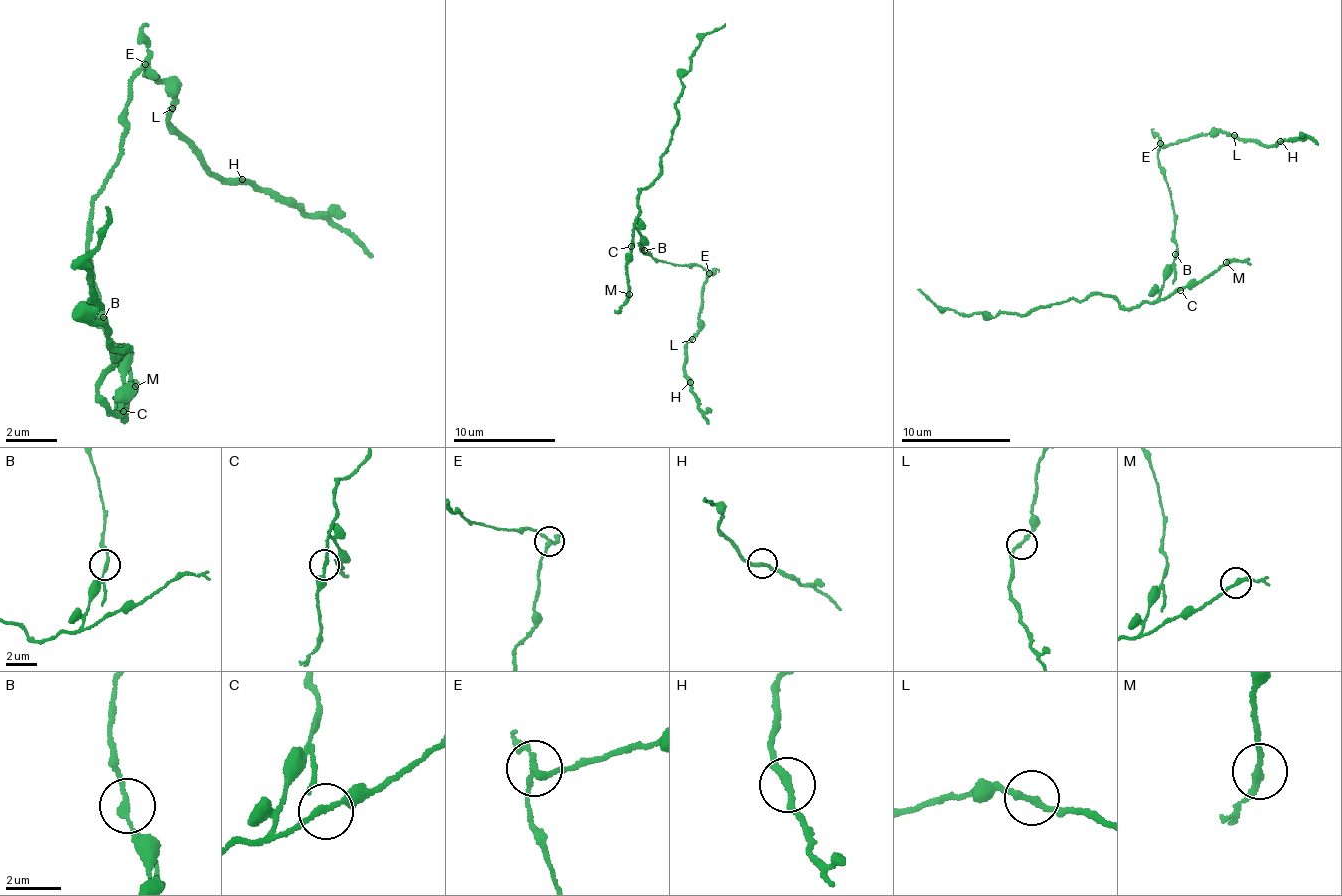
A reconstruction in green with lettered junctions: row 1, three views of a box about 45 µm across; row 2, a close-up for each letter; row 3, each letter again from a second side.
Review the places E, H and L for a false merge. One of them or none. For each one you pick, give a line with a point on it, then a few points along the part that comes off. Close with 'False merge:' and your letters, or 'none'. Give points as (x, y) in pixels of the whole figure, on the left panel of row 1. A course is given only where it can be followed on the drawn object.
E: Place: (145, 64). Course of the part to remove: (143, 65), (89, 287), (126, 420), (105, 408), (130, 349), (104, 343), (86, 294), (108, 208)
False merge: E

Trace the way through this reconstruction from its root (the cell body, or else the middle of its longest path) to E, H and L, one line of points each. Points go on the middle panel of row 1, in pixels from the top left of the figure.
E: (645, 251), (660, 262), (680, 266), (696, 264), (708, 272)
H: (645, 251), (660, 262), (696, 264), (707, 271), (700, 329), (685, 343), (685, 376), (690, 382)
L: (645, 251), (660, 262), (680, 266), (696, 264), (707, 271), (700, 329), (692, 339)

